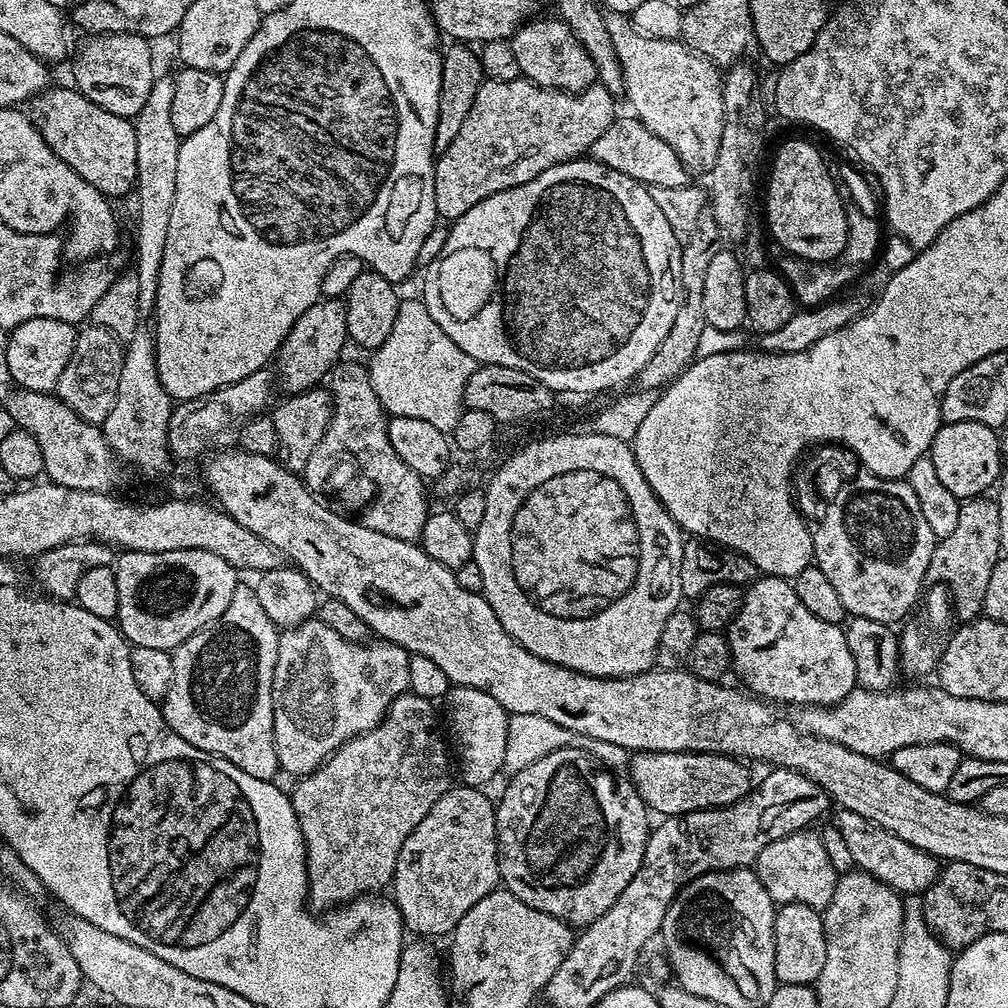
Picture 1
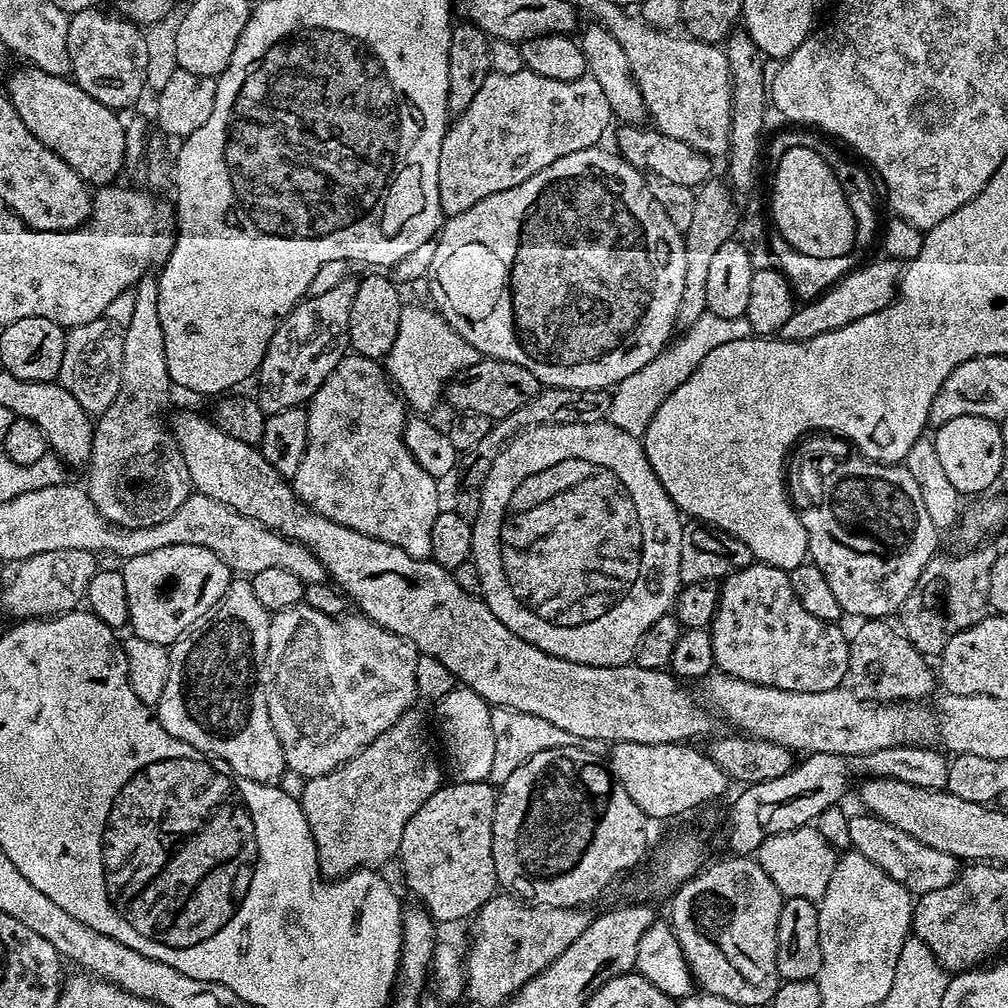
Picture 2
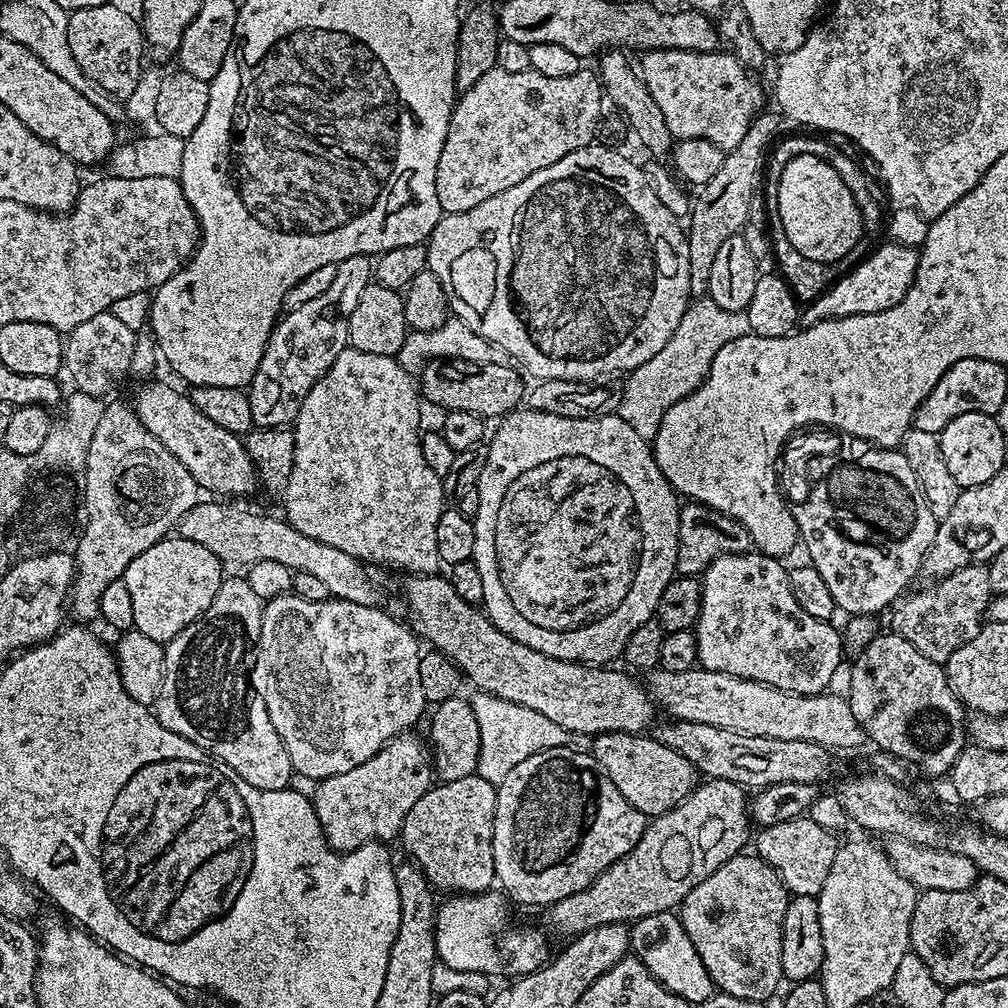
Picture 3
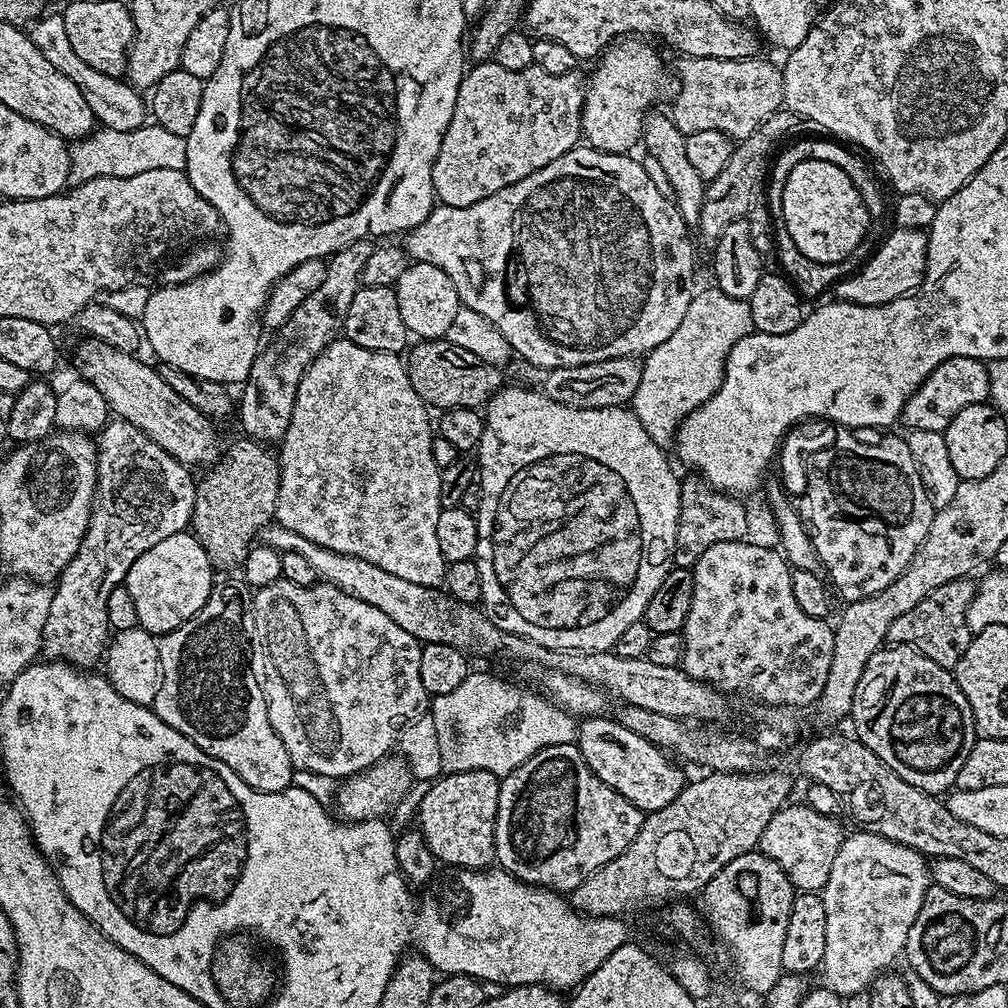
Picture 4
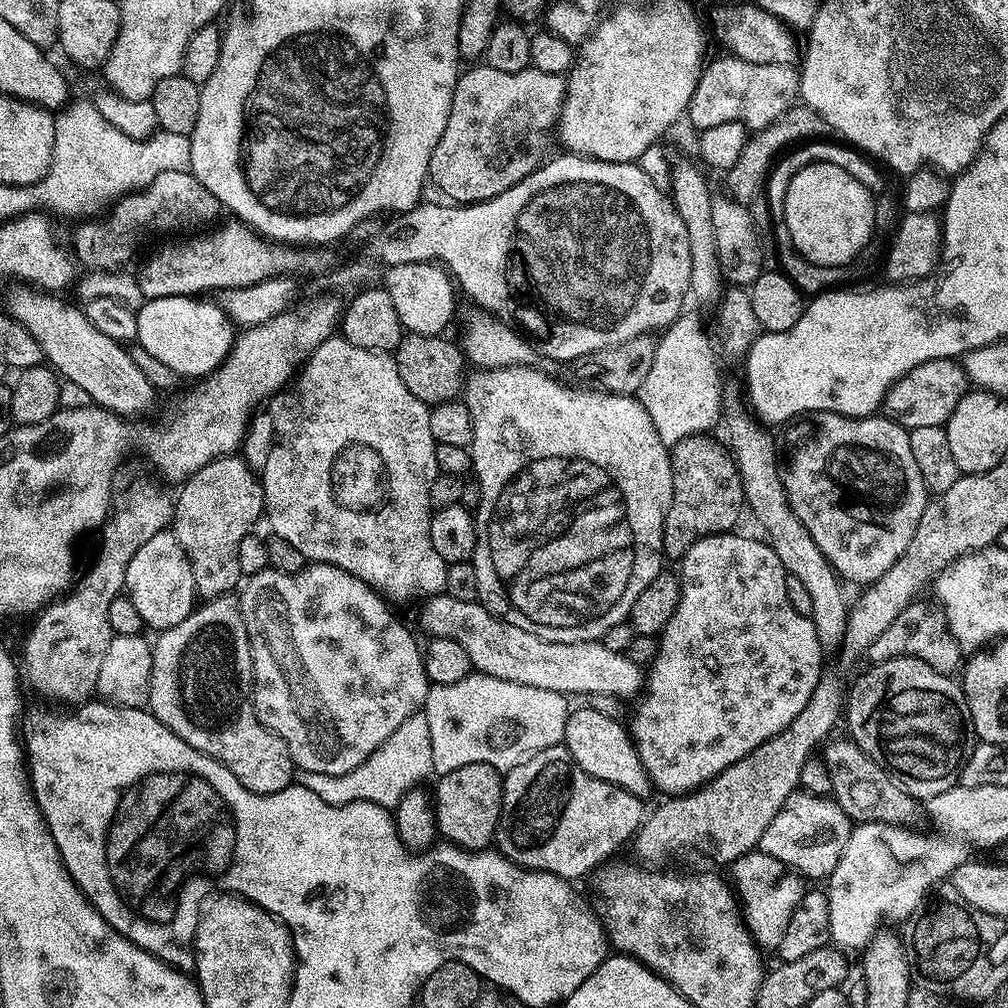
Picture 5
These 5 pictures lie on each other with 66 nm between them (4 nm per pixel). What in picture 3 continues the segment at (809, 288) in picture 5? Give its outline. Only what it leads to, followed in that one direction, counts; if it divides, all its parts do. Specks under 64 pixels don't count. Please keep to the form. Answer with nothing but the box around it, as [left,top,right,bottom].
[764,136,872,303]

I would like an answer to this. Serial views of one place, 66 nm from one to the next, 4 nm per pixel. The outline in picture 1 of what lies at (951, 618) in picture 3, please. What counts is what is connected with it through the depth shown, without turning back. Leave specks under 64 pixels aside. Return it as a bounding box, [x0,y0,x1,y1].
[926,499,1001,621]

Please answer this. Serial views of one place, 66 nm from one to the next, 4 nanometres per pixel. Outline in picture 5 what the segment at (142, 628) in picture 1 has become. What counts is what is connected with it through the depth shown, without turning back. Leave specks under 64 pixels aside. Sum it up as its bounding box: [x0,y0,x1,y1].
[124,530,198,630]

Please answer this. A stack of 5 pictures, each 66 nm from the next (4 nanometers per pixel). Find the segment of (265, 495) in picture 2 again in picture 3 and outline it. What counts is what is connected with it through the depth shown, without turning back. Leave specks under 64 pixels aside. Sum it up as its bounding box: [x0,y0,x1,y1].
[134,384,654,738]

